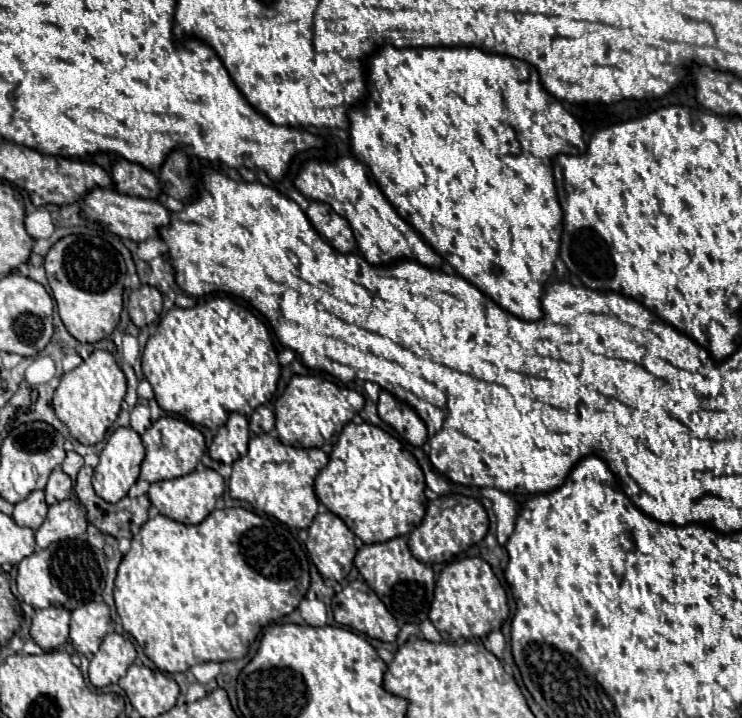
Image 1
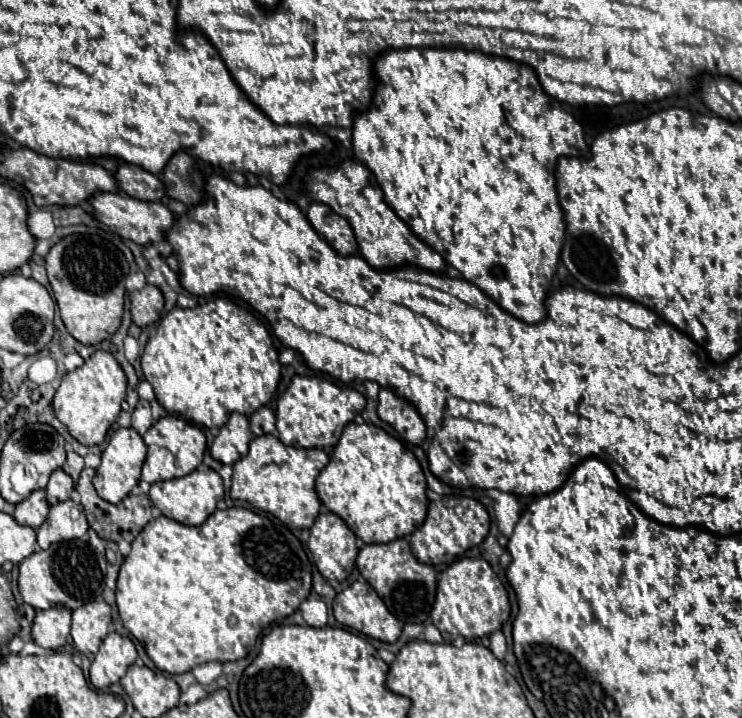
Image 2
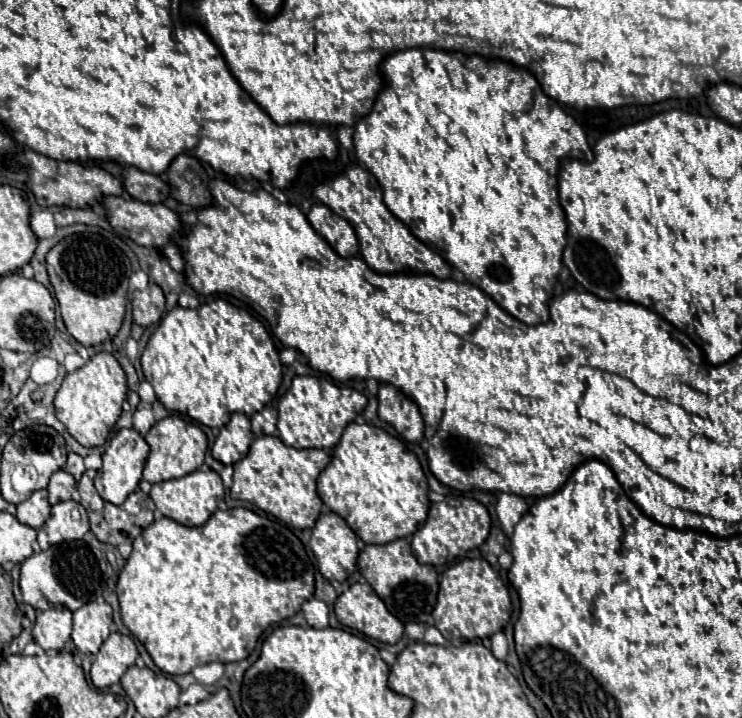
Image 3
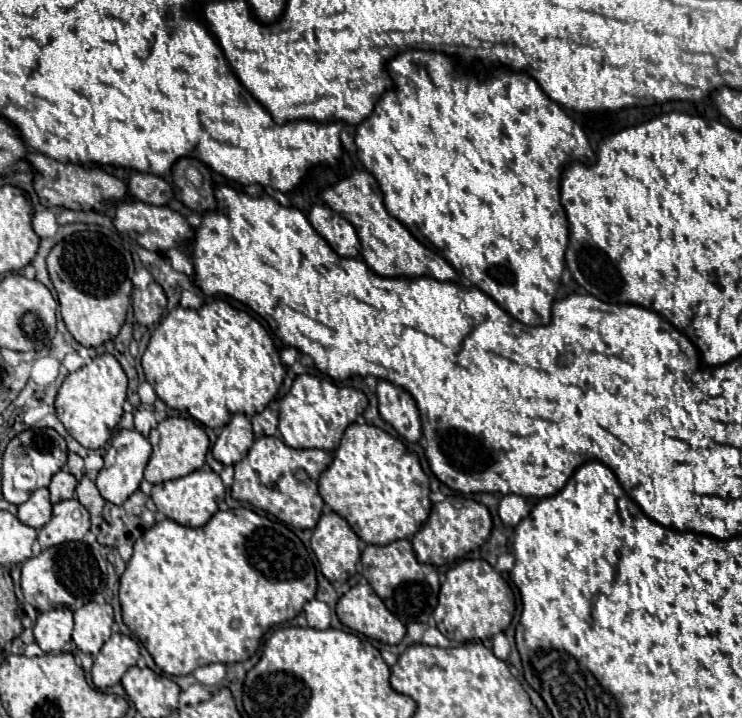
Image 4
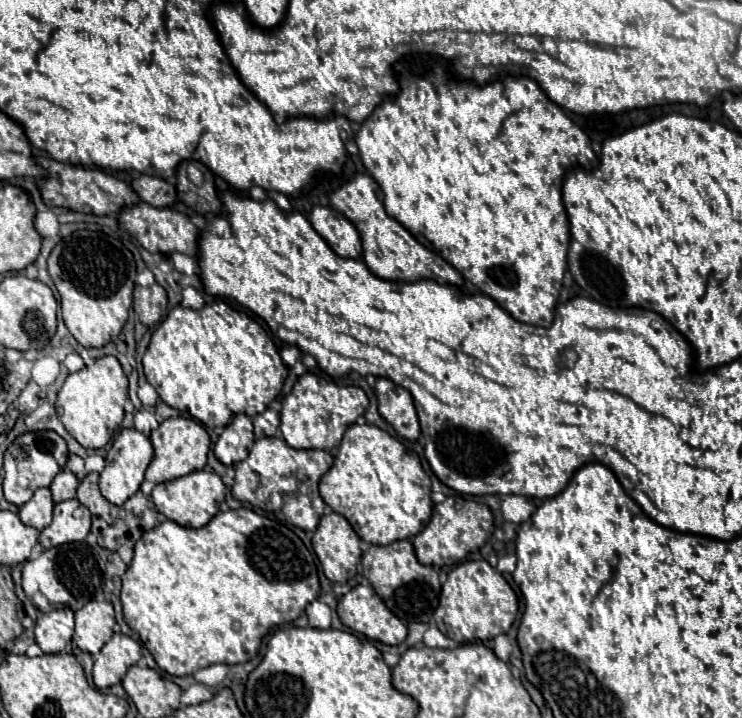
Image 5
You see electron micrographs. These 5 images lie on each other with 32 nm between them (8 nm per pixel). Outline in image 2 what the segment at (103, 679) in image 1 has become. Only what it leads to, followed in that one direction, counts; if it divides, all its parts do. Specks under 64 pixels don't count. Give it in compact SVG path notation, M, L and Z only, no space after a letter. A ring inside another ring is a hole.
M116 632L108 634L100 644L98 654L92 660L90 682L96 688L106 688L110 684L116 684L126 674L128 666L134 664L136 656L138 656L136 646L128 636L120 636Z

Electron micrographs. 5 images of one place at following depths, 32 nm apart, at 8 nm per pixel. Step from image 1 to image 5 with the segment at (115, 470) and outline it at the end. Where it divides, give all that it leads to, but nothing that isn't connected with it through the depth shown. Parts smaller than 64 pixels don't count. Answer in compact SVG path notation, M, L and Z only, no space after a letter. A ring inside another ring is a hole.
M122 430L118 434L118 438L112 442L112 446L104 458L106 466L100 472L100 480L98 480L102 496L112 504L122 506L140 488L140 484L144 480L144 472L146 472L152 456L154 456L154 448L152 448L152 442L148 440L148 436L144 436L138 430Z

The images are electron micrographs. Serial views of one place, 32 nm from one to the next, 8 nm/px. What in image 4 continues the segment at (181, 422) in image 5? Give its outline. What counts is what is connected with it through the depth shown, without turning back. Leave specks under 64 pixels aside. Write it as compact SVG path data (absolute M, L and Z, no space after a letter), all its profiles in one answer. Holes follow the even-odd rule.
M170 416L170 418L162 420L156 428L152 428L148 442L152 446L152 454L150 454L150 460L144 470L144 480L152 482L152 484L174 480L174 478L186 476L194 470L200 470L204 466L206 452L210 446L206 432L194 420L180 418L180 416Z

